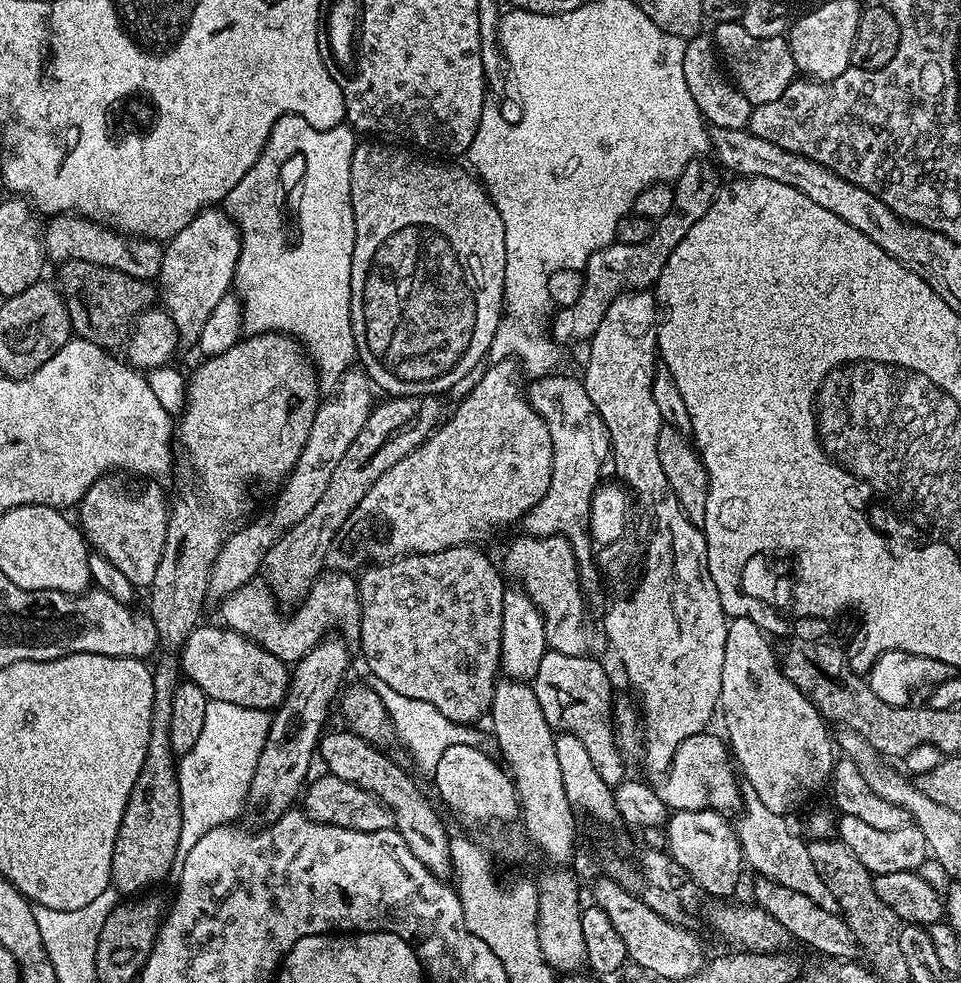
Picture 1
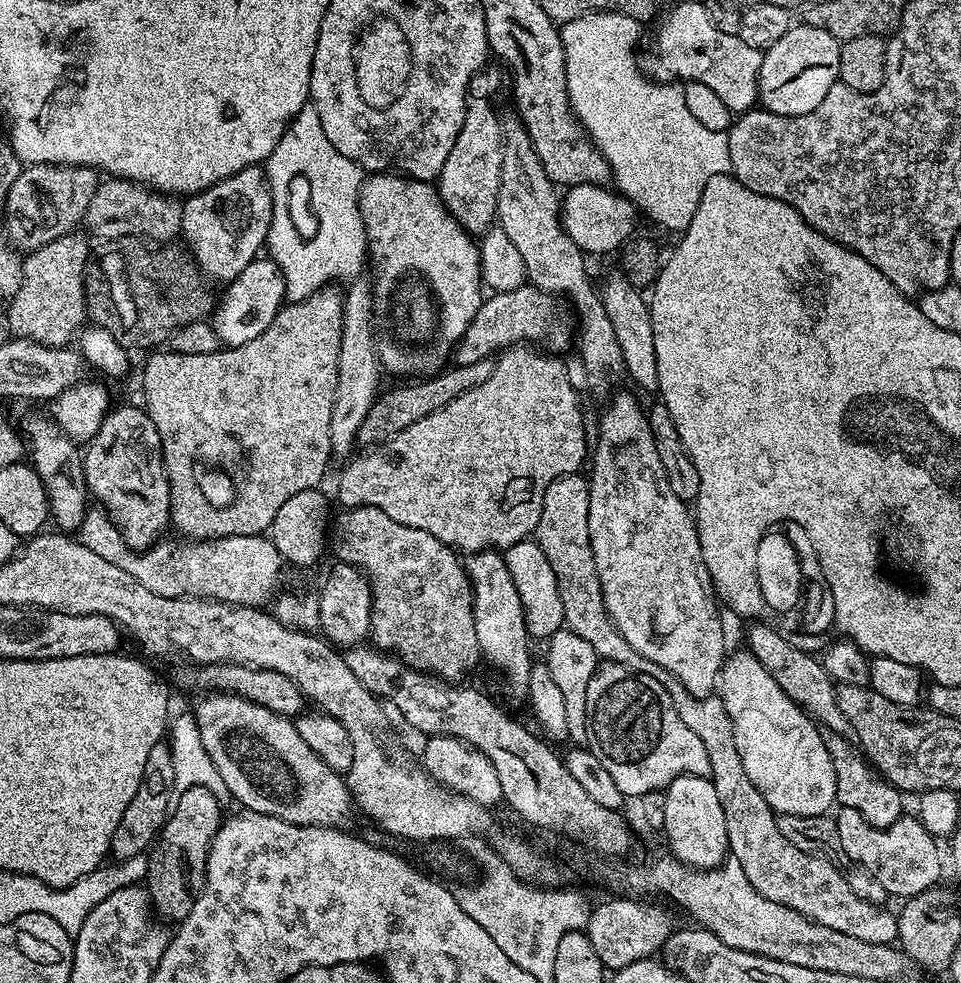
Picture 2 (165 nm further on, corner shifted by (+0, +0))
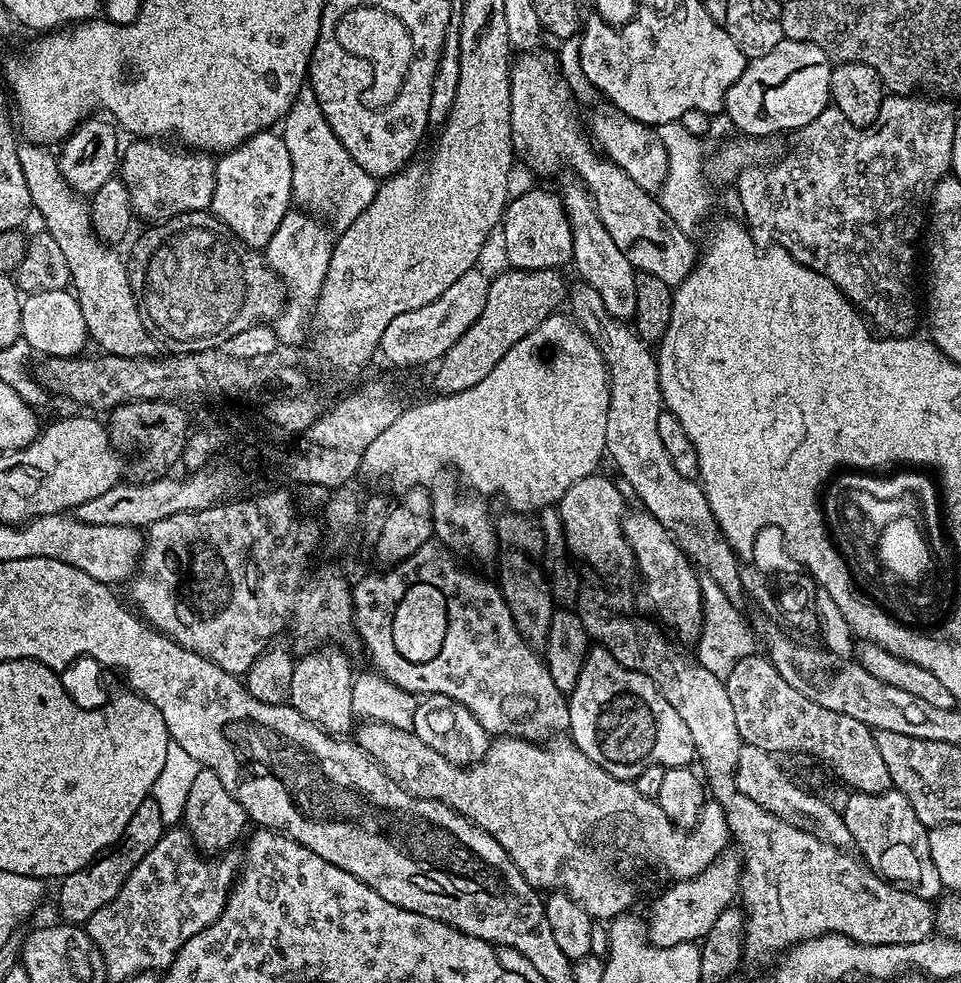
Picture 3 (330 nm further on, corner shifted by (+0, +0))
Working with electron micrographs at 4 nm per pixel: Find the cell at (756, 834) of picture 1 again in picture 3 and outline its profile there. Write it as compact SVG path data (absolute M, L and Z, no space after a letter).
M593 474L574 482L574 486L570 486L566 494L562 494L558 505L571 559L584 563L588 580L593 584L589 592L588 589L581 591L578 597L578 615L589 637L597 645L605 648L622 666L646 674L646 678L660 687L666 702L670 702L682 722L686 722L690 738L694 738L696 760L704 767L702 776L706 781L707 791L711 799L722 806L726 822L732 831L732 840L742 857L738 900L746 913L744 960L760 960L771 952L780 954L795 944L803 944L804 941L819 936L845 936L859 944L909 944L929 939L936 926L936 914L929 901L923 900L914 890L897 886L884 877L877 876L855 855L847 856L843 847L822 842L814 838L814 834L782 822L782 818L770 814L770 810L762 810L762 806L756 805L738 790L736 767L742 741L738 734L738 721L734 719L734 706L730 703L727 683L710 674L700 663L693 663L691 660L692 665L687 654L679 652L671 639L664 640L663 634L650 621L643 620L640 616L623 616L620 613L632 608L632 583L635 585L638 580L636 559L624 537L622 525L626 507L624 508L624 496L620 493L621 485L600 475Z

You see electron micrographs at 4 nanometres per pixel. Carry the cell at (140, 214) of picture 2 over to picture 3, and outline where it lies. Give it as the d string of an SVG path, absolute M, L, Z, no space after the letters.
M136 138L131 142L125 143L120 153L118 178L126 186L132 211L139 219L163 222L187 212L211 209L216 160L209 153L196 150L189 154L183 147L171 148L171 143L160 138Z

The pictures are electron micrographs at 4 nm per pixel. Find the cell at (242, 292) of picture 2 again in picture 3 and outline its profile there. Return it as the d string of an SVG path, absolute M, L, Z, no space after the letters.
M289 210L282 218L278 230L274 230L274 238L262 250L264 261L268 263L284 284L288 302L292 308L296 304L308 304L308 296L312 292L322 290L322 282L326 282L326 270L330 266L330 254L334 243L333 237L304 210Z

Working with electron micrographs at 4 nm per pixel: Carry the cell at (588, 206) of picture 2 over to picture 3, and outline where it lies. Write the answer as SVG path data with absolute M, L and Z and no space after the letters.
M531 190L529 192L525 192L520 197L514 197L509 199L508 207L504 211L504 216L502 219L502 227L506 236L506 258L508 259L509 265L513 269L523 270L526 272L537 272L538 270L542 270L543 268L555 268L557 270L563 269L563 264L566 265L571 261L572 258L572 227L570 226L570 222L568 221L568 213L564 211L564 202L563 199L559 195L551 196L548 192L538 192L538 190Z

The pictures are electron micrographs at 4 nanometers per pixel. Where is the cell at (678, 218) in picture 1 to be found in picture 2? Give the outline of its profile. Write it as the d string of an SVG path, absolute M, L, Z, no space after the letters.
M523 286L509 292L493 291L488 297L481 303L478 314L474 314L466 334L462 334L456 344L454 360L457 365L470 366L482 362L493 355L491 352L500 354L513 346L539 346L552 354L564 354L571 344L573 347L573 329L571 332L568 328L560 328L564 324L560 317L561 301L553 293Z

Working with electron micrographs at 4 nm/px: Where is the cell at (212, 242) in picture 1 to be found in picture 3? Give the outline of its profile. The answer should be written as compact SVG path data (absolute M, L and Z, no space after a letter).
M272 130L259 132L216 160L210 211L251 248L263 250L268 245L292 203L290 150L286 150L283 135Z

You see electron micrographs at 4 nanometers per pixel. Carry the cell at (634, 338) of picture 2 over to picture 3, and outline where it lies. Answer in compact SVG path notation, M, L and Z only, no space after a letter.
M583 187L568 188L562 192L564 211L568 213L568 221L572 227L572 258L580 271L579 279L594 290L598 290L598 298L602 298L608 313L615 320L628 322L636 315L634 306L634 278L636 269L626 262L626 254L614 246L614 238L602 226L602 218L598 218L596 207L592 204L591 195Z

